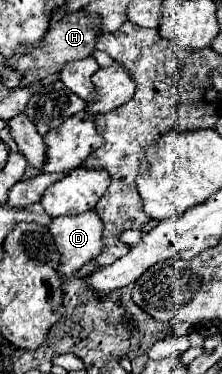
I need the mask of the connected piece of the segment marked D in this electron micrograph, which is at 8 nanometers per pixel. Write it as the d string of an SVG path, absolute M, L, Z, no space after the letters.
M95 209L77 217L57 217L49 231L61 251L61 267L57 269L61 275L71 275L103 249L103 219Z

